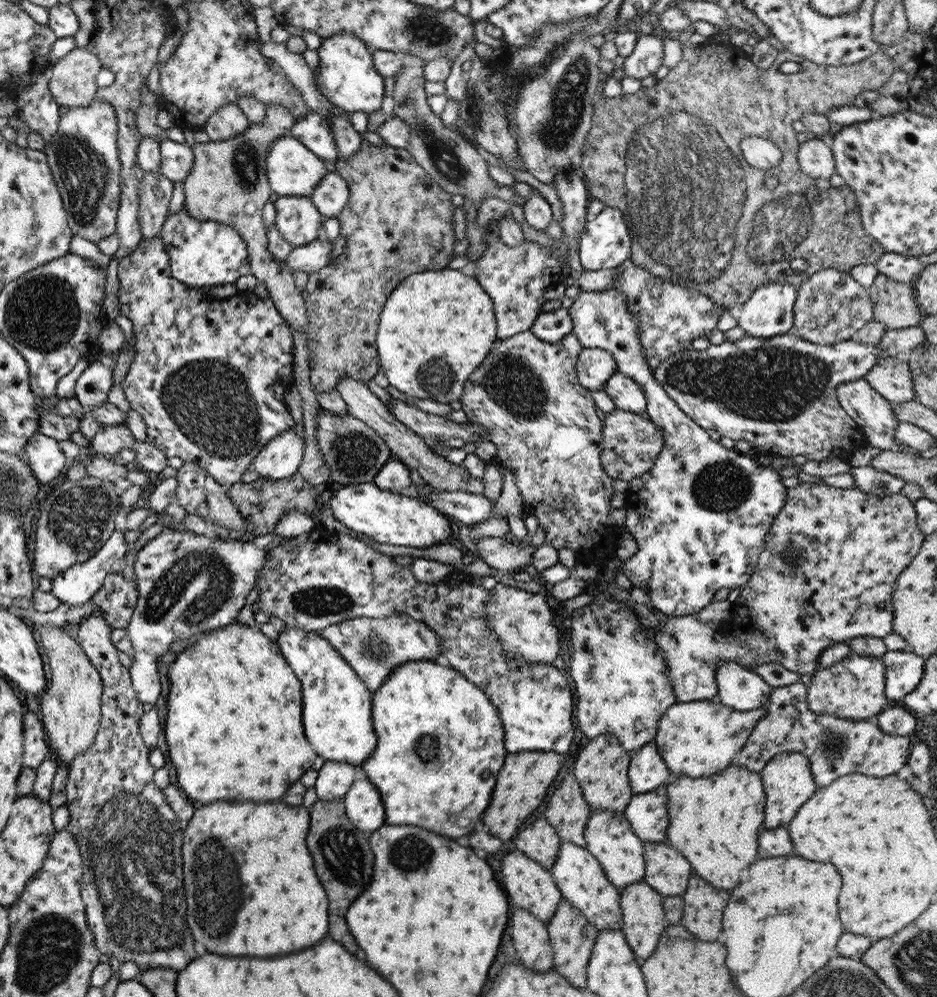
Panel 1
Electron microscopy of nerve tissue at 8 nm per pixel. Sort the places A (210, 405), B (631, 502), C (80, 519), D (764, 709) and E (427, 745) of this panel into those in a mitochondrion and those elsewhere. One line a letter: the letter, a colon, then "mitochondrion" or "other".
A: mitochondrion
B: other
C: mitochondrion
D: other
E: mitochondrion

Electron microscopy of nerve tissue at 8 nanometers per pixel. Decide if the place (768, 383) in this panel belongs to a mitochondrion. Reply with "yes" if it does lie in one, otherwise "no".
yes

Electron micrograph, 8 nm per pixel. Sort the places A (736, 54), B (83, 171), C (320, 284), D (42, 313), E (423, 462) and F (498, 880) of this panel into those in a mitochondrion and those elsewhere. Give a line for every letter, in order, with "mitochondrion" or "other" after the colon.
A: other
B: mitochondrion
C: other
D: mitochondrion
E: other
F: other

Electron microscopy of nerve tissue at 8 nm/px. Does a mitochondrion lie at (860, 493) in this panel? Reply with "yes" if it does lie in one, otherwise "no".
no

